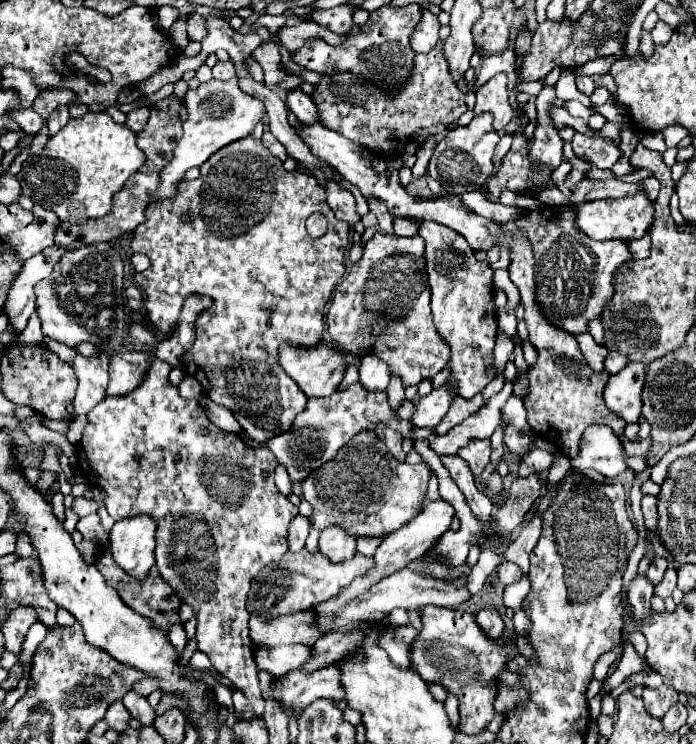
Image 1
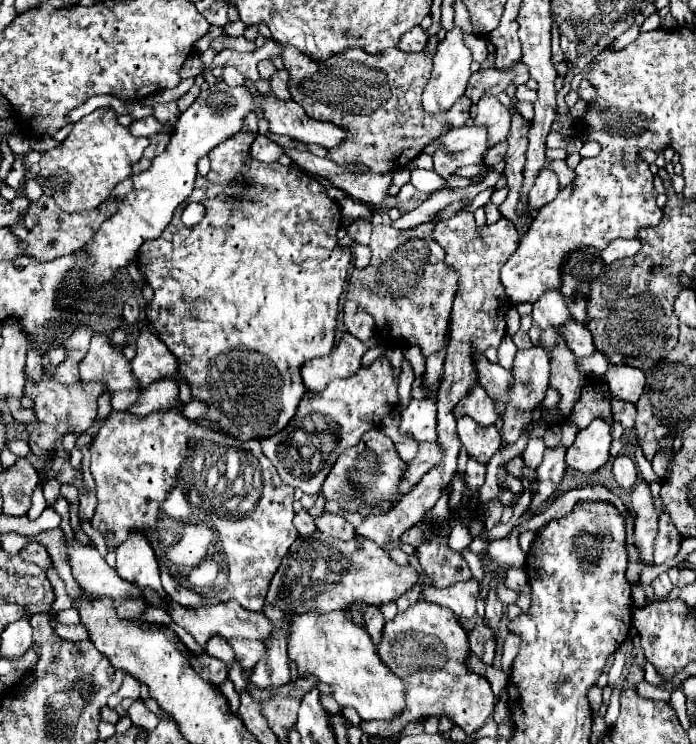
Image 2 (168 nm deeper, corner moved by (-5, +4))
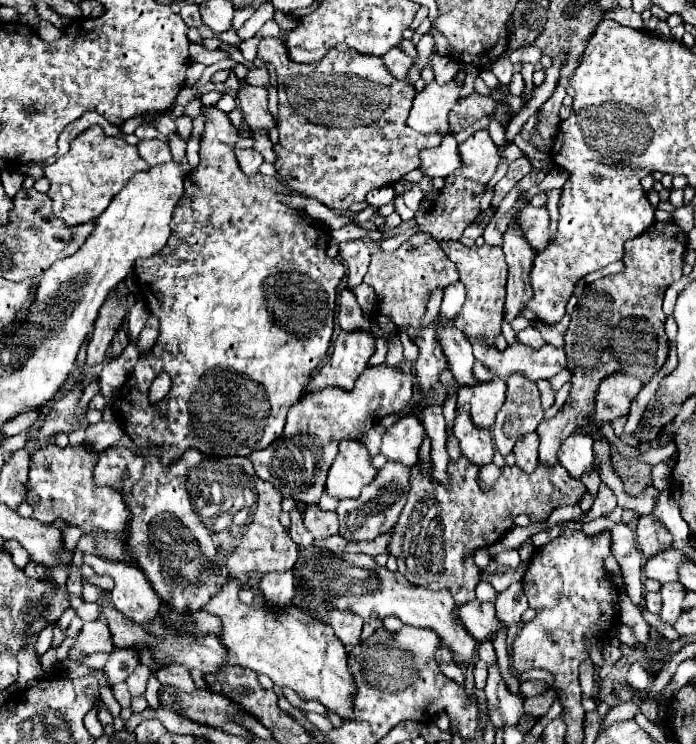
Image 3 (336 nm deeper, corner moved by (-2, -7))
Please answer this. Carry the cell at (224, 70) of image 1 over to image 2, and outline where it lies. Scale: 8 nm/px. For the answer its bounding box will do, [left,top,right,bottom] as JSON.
[222,67,244,87]

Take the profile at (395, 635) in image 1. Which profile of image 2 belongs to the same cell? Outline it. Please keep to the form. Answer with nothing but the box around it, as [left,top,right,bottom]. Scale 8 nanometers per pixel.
[362,607,384,643]

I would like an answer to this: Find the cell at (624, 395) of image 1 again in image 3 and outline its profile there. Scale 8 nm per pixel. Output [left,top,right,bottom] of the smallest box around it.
[593,372,643,422]

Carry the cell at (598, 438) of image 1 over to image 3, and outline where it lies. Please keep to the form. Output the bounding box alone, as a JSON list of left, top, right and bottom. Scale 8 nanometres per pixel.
[559,434,595,478]

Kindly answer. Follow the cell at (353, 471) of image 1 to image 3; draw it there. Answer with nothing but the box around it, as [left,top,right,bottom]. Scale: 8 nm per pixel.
[325,440,379,500]

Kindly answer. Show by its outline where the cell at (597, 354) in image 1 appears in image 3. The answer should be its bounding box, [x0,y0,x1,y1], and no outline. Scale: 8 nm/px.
[471,338,567,382]

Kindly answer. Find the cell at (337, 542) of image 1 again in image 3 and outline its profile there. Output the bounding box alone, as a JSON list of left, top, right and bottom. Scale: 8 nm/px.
[303,504,339,540]

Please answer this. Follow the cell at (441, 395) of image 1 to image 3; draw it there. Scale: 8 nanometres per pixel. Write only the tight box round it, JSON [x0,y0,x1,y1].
[381,416,425,466]

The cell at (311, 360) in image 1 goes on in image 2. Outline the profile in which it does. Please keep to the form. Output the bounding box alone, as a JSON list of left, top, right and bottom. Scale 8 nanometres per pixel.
[302,333,368,391]

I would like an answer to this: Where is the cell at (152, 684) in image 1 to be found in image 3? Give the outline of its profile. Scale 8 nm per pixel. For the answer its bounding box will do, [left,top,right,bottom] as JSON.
[113,682,131,708]

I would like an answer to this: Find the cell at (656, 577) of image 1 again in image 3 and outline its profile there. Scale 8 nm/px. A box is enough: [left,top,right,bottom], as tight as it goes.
[637,514,673,558]

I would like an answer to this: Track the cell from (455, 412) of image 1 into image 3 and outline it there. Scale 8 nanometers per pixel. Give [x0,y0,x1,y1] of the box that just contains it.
[457,378,505,428]

